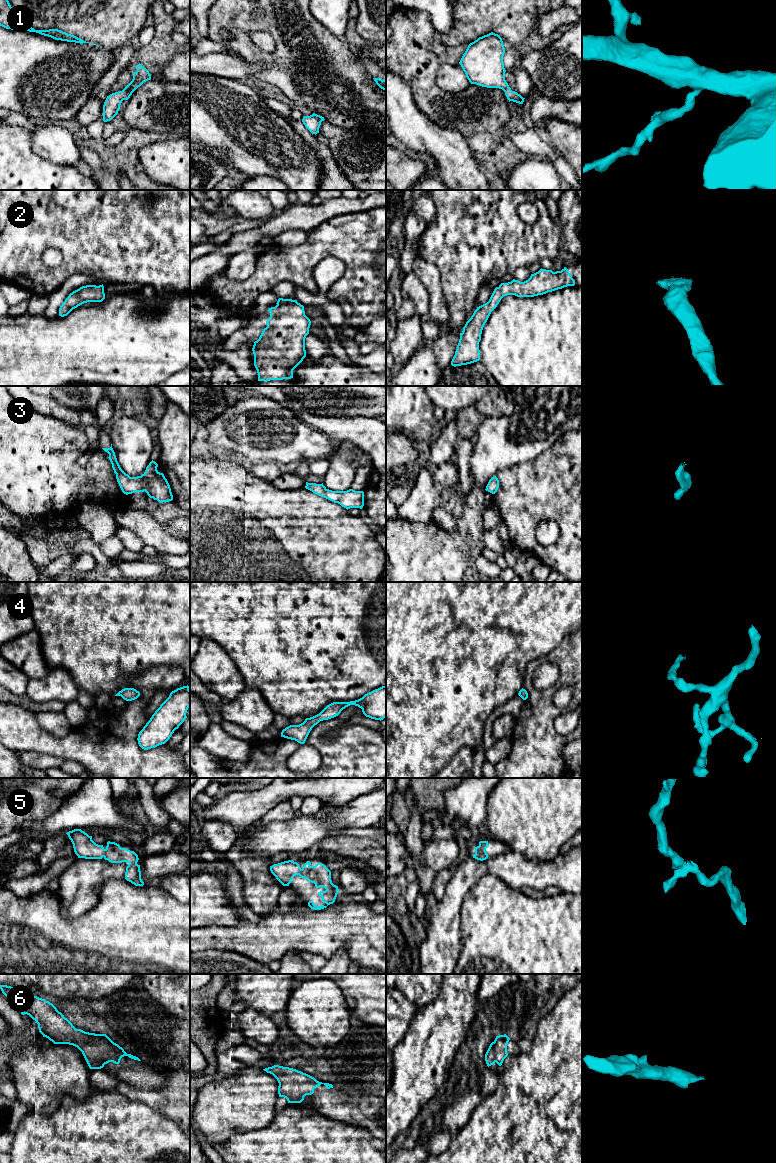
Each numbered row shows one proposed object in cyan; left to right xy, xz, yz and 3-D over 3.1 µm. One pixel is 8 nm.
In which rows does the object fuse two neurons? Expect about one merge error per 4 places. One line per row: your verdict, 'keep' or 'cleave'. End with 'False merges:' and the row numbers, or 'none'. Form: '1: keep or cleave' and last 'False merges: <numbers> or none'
1: keep
2: keep
3: keep
4: keep
5: keep
6: keep
False merges: none

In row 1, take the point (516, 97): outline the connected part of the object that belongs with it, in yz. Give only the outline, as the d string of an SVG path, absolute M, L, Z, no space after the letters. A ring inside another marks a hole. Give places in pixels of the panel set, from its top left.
M491 32L470 43L459 64L471 84L502 89L509 102L523 104L525 98L512 91L505 80L504 53L502 38Z

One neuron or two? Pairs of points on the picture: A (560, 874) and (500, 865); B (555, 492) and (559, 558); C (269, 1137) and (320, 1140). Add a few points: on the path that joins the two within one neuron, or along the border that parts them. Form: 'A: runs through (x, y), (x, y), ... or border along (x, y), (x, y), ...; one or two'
A: runs through (545, 874), (523, 873), (515, 865); one
B: runs through (567, 508), (567, 542); one
C: runs through (282, 1137), (302, 1137), (307, 1140); one

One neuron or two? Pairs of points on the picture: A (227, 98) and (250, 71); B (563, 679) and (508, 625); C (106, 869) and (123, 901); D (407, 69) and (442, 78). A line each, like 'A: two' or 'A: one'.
A: two
B: two
C: two
D: two

